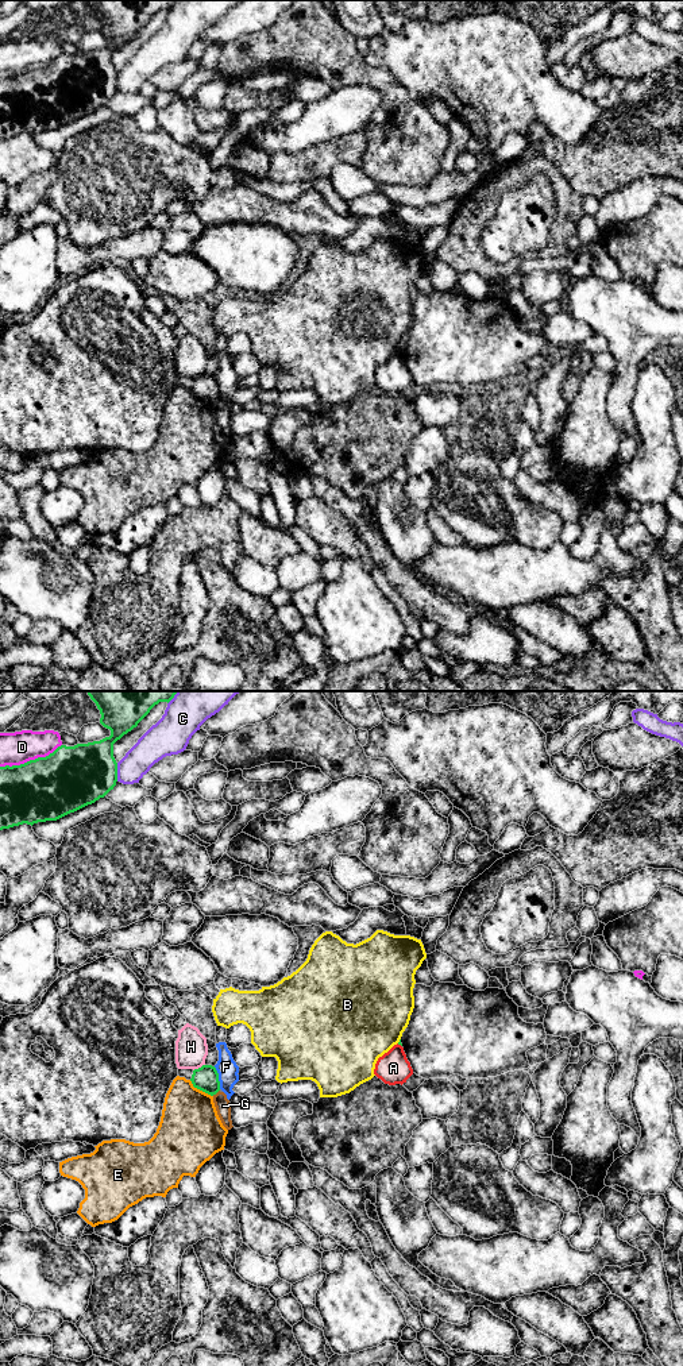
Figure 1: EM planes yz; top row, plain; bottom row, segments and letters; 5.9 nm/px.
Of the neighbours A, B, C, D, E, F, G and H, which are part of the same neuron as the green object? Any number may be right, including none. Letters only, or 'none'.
none

